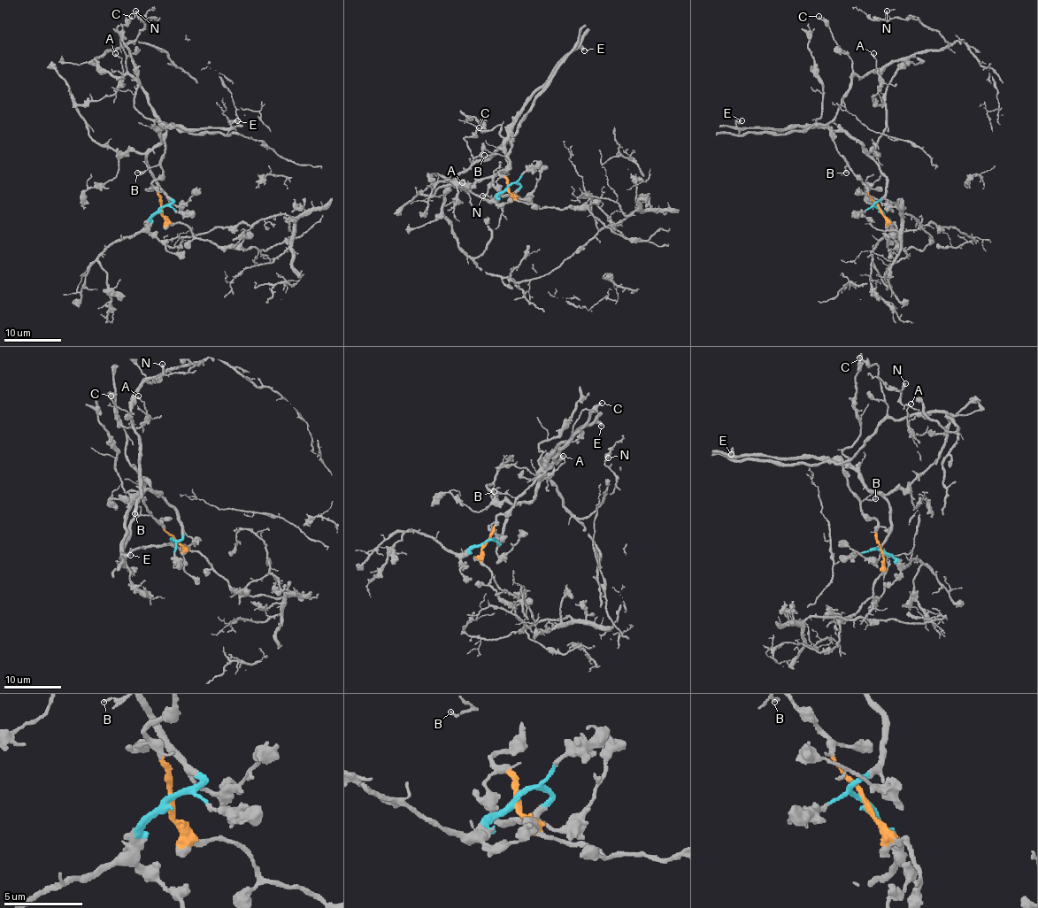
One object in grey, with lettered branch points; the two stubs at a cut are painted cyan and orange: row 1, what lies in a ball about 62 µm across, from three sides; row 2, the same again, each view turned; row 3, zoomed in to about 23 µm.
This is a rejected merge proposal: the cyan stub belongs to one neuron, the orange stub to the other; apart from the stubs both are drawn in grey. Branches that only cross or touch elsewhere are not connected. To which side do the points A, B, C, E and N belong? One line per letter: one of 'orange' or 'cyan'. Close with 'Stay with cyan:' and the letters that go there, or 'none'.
A: cyan
B: orange
C: orange
E: cyan
N: orange
Stay with cyan: A, E

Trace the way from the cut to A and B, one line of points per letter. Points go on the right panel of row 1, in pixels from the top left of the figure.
A: (879, 209), (885, 174), (869, 155), (886, 118), (872, 99), (873, 53)
B: (879, 209), (864, 184), (846, 165), (846, 173)

